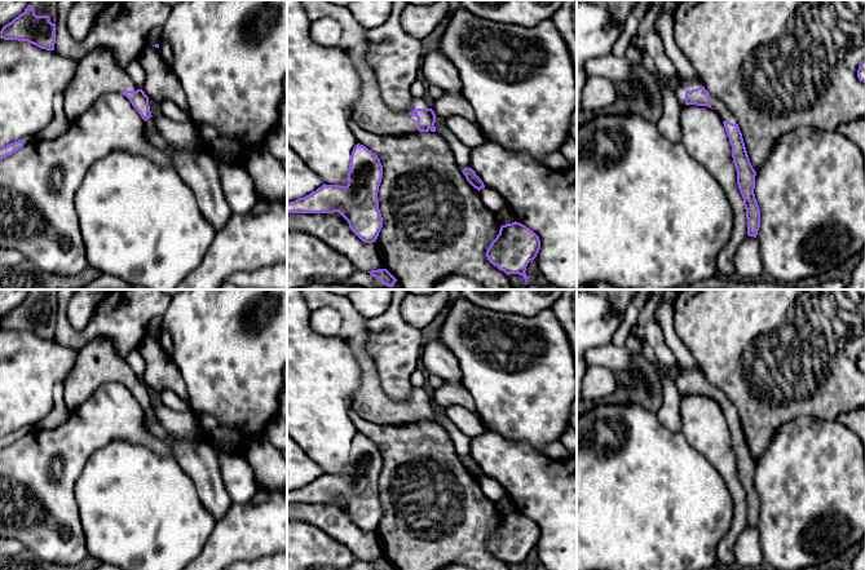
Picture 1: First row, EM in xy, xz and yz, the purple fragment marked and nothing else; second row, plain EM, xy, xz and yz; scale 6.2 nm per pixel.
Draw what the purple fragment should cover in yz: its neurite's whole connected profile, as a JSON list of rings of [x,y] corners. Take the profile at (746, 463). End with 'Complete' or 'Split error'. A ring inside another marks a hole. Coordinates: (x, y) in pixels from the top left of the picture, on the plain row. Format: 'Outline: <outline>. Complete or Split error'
Outline: [[[678,364],[670,371],[680,394],[707,396],[721,407],[732,436],[732,447],[737,460],[737,474],[746,499],[747,525],[756,527],[760,517],[760,499],[754,483],[756,461],[750,452],[736,407],[723,390],[705,379],[701,370],[688,370]]]. Split error

